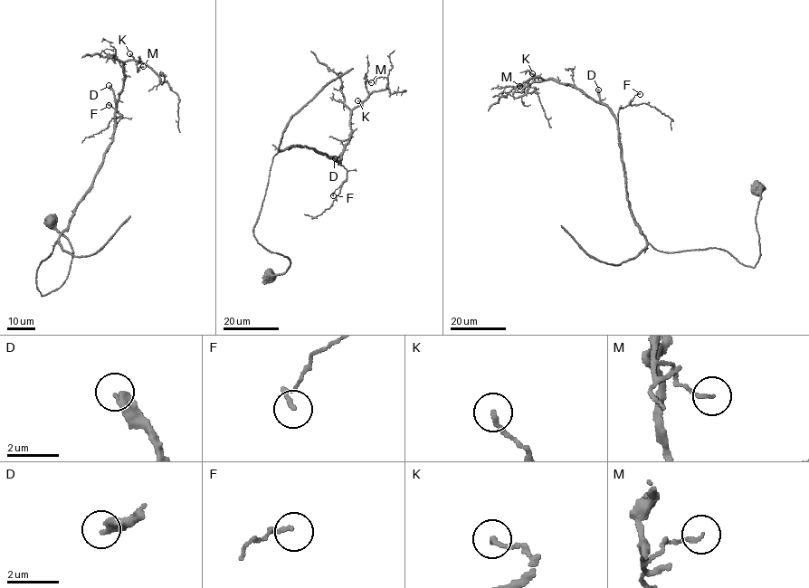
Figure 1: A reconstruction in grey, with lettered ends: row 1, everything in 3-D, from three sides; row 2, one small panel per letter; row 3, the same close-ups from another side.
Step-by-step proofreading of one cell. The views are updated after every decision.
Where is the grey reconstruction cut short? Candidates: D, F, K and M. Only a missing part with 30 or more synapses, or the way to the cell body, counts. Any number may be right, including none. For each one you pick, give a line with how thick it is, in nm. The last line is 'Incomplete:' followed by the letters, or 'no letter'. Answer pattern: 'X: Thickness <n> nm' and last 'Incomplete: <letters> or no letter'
D: Thickness 360 nm
Incomplete: D

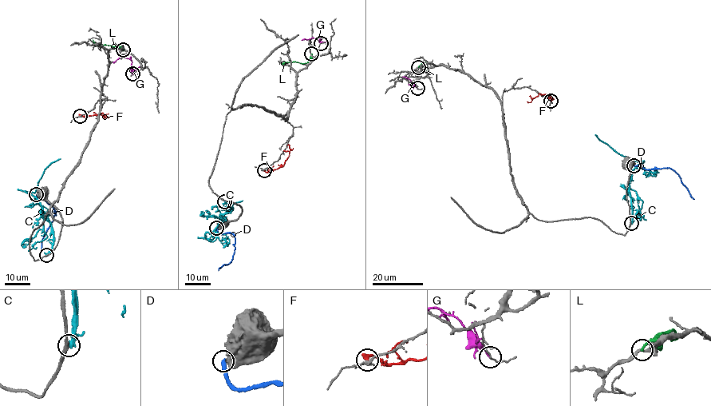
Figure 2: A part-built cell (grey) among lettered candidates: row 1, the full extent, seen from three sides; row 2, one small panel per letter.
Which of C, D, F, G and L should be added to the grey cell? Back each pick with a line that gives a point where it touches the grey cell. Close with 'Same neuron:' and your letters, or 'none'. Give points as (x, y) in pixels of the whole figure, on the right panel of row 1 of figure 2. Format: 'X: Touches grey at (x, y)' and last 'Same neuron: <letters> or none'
G: Touches grey at (417, 88)
Same neuron: G

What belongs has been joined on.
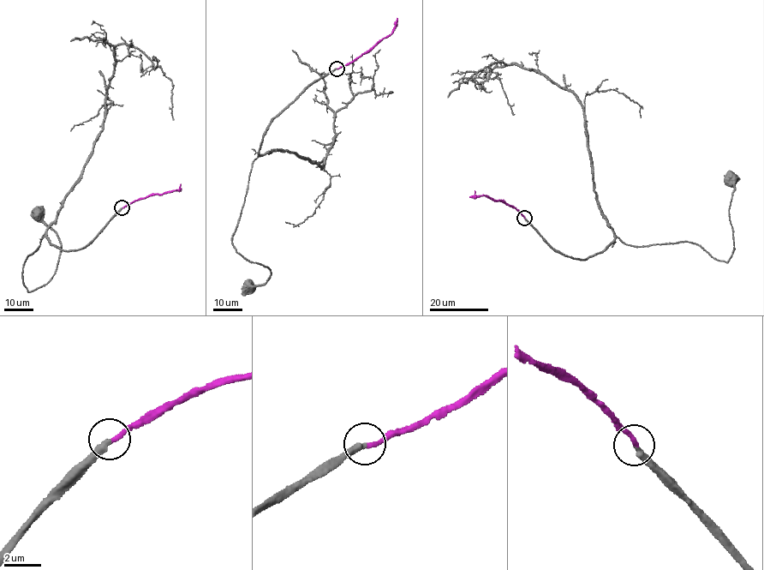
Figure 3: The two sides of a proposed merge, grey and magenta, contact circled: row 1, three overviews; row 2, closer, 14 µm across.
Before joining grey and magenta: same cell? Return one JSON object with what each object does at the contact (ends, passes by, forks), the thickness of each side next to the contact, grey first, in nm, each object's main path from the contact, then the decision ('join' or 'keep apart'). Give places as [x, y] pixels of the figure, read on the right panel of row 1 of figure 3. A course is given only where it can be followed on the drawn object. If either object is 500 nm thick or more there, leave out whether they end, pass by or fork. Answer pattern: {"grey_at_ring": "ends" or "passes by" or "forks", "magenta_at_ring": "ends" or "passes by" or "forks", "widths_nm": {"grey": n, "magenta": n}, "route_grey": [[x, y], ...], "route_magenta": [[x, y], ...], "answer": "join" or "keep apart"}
{"grey_at_ring": "ends", "magenta_at_ring": "ends", "widths_nm": {"grey": 360, "magenta": 240}, "route_grey": [[524, 218], [575, 259], [618, 237], [638, 246], [692, 242], [727, 261], [732, 179]], "route_magenta": [[524, 218], [517, 209], [500, 200], [484, 195], [469, 197]], "answer": "join"}

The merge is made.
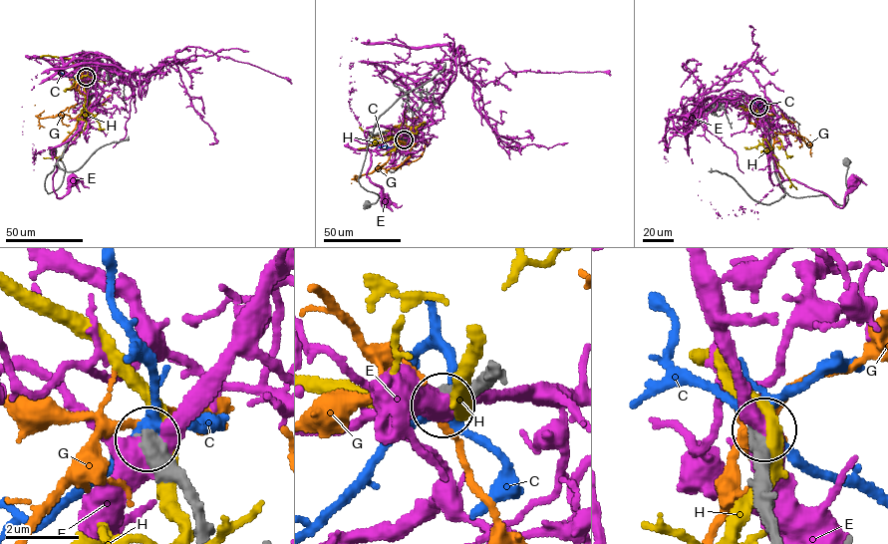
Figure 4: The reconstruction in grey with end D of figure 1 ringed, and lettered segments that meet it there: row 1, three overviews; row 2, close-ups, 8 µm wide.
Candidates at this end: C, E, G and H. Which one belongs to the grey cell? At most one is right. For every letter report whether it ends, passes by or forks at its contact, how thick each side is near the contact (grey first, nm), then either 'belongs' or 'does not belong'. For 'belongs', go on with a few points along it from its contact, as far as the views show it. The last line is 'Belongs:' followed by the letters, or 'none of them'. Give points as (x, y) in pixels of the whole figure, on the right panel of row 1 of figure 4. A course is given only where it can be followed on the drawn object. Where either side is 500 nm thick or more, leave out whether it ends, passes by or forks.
C: it forks | 440/340 nm | belongs
E: 550/500 nm | does not belong
G: it forks | 360/180 nm | does not belong
H: it passes by | 400/400 nm | does not belong
Belongs: C

